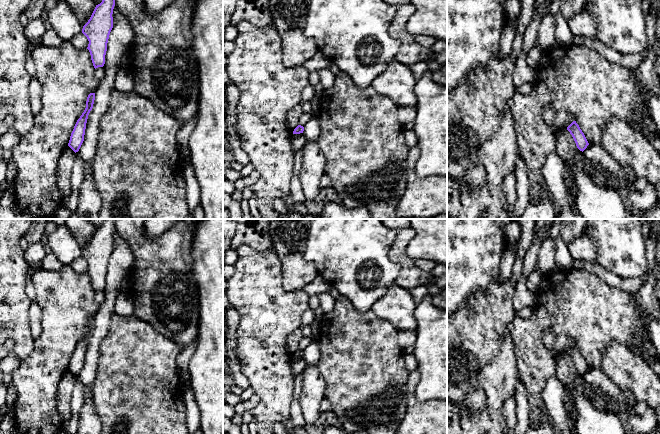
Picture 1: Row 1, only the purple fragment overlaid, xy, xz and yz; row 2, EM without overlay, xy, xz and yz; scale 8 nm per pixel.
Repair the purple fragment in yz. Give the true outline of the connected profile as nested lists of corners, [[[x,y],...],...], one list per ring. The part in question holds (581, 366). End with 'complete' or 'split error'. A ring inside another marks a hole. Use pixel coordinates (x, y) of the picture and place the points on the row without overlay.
[[[573,345],[568,351],[567,354],[570,356],[570,358],[572,359],[577,372],[580,375],[584,375],[587,370],[589,369],[584,357],[582,356],[582,354],[580,353],[579,349],[576,347],[576,345]]]; complete

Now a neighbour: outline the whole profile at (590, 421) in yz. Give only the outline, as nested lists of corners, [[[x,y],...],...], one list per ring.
[[[576,385],[574,389],[574,399],[578,409],[578,418],[575,424],[578,434],[642,434],[630,431],[623,423],[622,418],[617,415],[596,410],[592,403],[584,397],[579,385]]]

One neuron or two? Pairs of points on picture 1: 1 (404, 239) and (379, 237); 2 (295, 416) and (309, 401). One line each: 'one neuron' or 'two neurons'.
1: two neurons
2: two neurons

